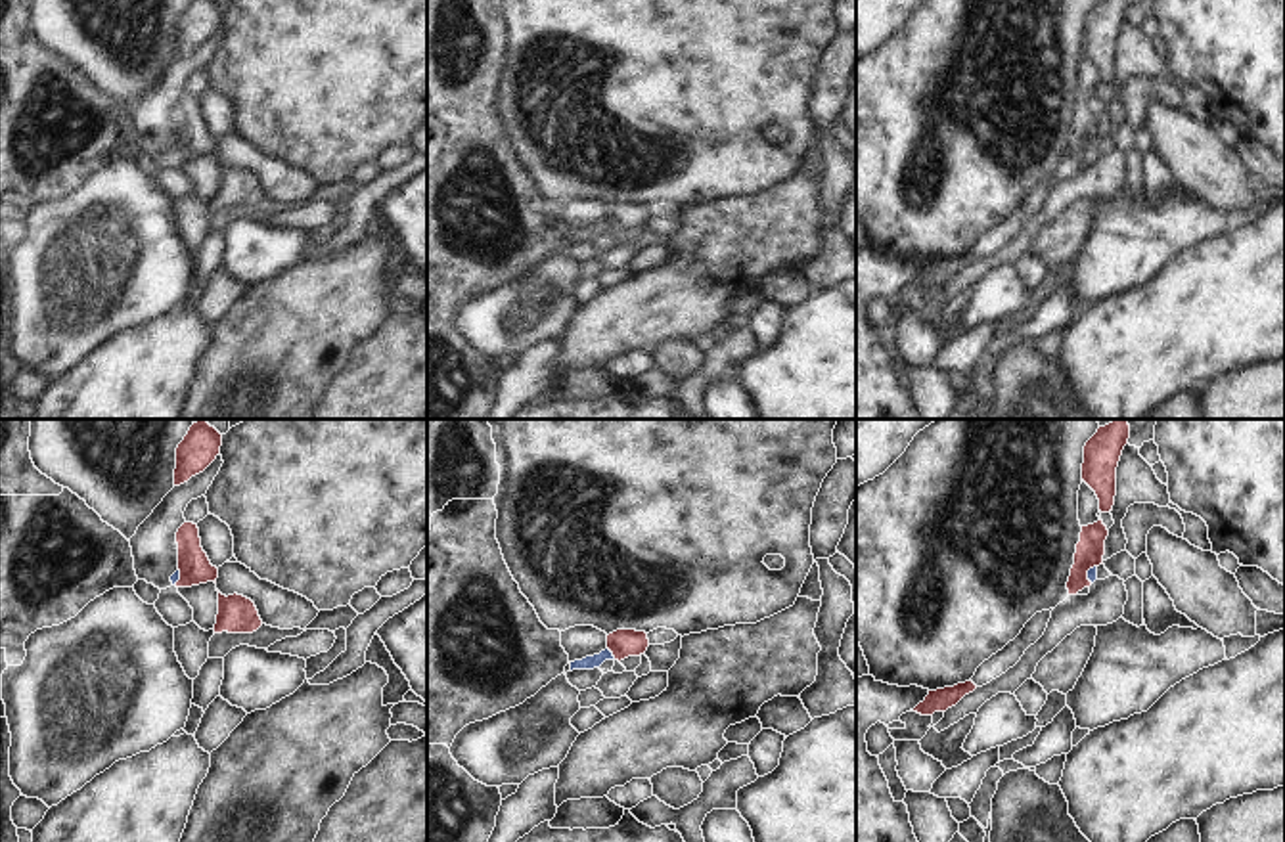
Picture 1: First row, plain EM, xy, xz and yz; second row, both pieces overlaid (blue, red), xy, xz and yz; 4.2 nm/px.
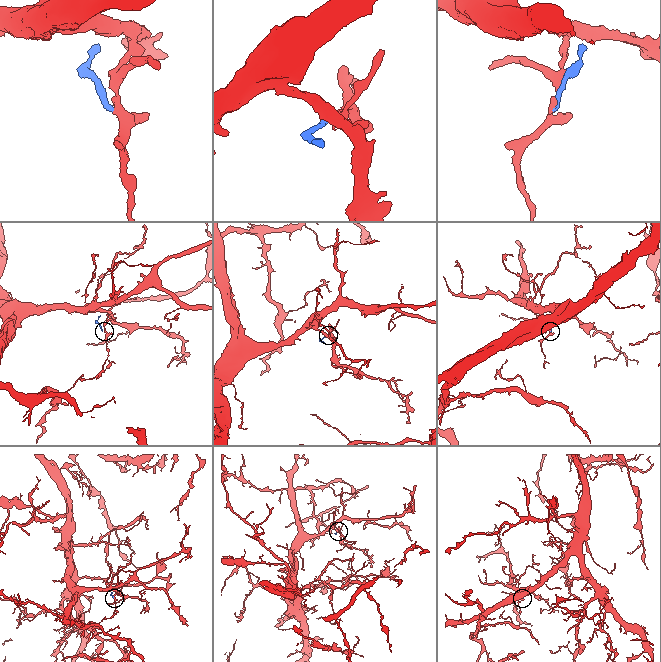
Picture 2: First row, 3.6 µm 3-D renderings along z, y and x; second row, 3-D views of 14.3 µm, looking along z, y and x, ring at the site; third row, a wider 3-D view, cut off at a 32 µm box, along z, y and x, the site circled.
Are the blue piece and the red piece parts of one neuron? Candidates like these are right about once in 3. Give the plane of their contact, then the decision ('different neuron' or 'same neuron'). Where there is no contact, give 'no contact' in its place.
contact in xz; different neuron

